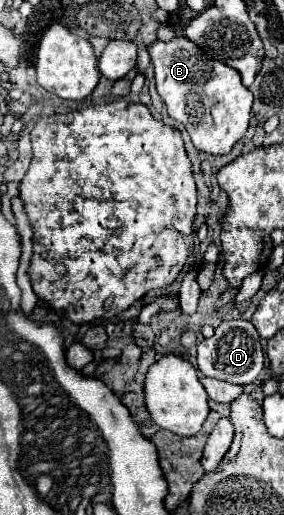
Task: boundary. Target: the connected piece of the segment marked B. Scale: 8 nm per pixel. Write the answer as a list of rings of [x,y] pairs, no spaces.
[[[186,37],[174,41],[154,41],[150,59],[156,71],[156,89],[166,103],[168,115],[182,123],[198,151],[226,155],[232,145],[246,135],[252,109],[252,93],[242,85],[238,71],[206,55]]]

